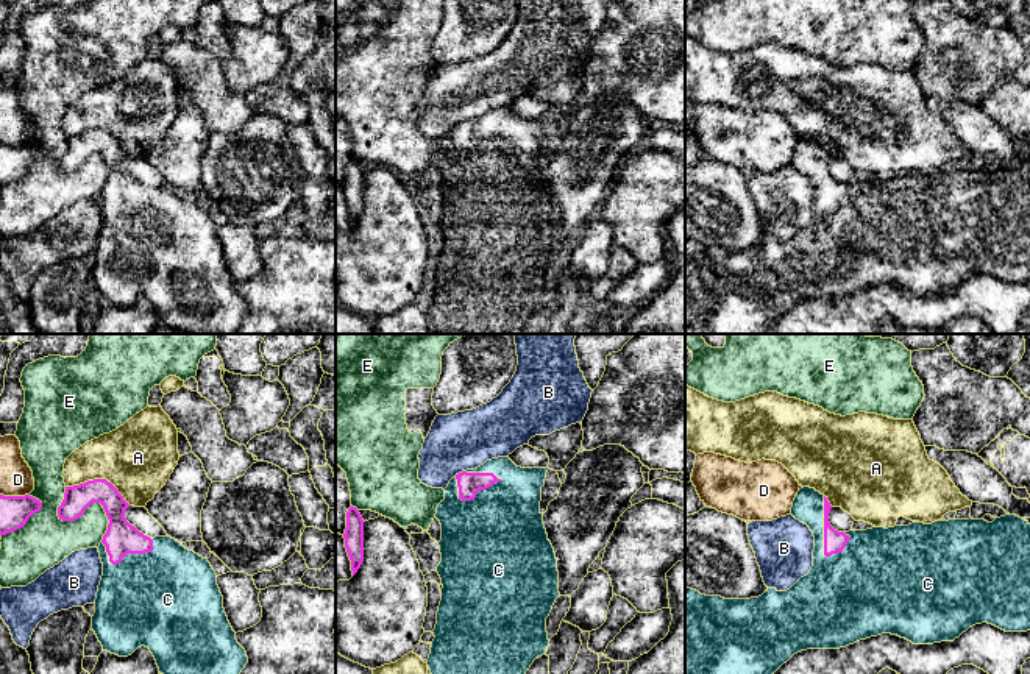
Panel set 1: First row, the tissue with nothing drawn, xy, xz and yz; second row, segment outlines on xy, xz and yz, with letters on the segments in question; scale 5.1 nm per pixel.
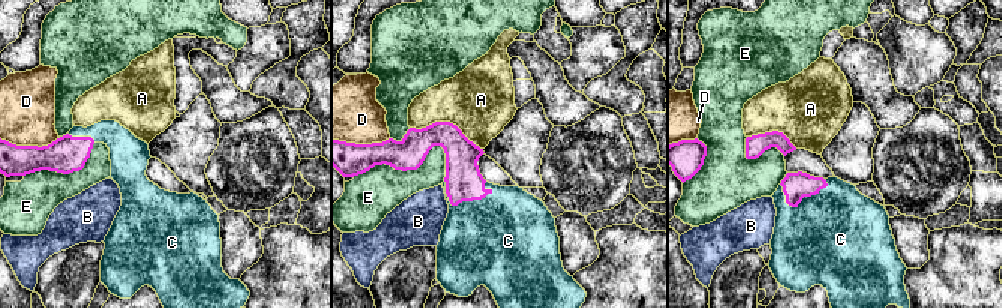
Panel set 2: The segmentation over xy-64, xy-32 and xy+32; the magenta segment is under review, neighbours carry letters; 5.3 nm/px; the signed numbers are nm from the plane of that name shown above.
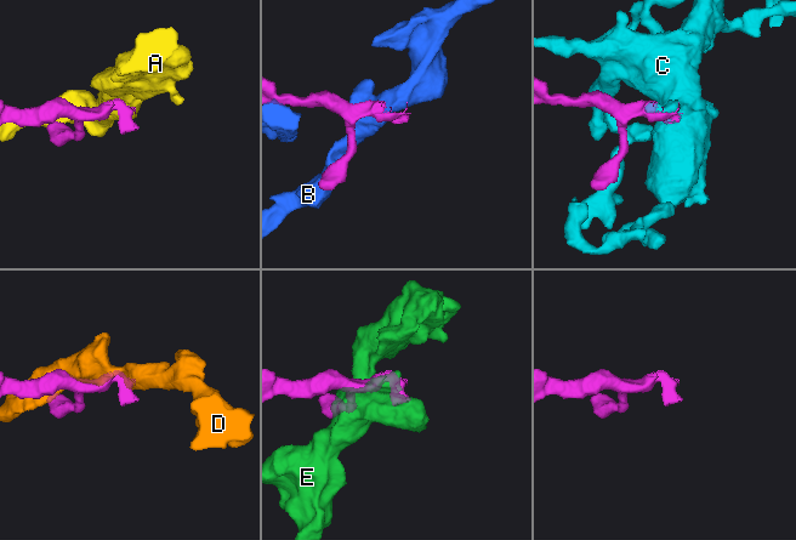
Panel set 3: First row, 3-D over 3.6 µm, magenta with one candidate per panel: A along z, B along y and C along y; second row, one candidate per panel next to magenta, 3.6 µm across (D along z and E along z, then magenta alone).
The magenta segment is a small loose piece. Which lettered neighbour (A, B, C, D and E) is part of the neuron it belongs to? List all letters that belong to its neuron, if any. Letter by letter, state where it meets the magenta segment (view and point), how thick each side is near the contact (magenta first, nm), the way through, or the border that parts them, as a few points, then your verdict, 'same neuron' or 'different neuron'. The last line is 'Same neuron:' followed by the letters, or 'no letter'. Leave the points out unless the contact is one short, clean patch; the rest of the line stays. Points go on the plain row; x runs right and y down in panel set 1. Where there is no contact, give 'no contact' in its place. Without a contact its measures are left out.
A: meets magenta in xy at (99, 130); 140 nm thick on the magenta side, 380 nm on the other; different neuron
B: meets magenta in xz at (459, 124); 120 nm thick on the magenta side, 300 nm on the other; border along xz (465, 120), (454, 125); different neuron
C: meets magenta in xz at (478, 141); 120 nm thick on the magenta side, 440 nm on the other; same neuron
D: meets magenta in xy at (14, 147); 160 nm thick on the magenta side, 180 nm on the other; different neuron
E: meets magenta in xy at (85, 159); 170 nm thick on the magenta side, 260 nm on the other; different neuron
Same neuron: C

